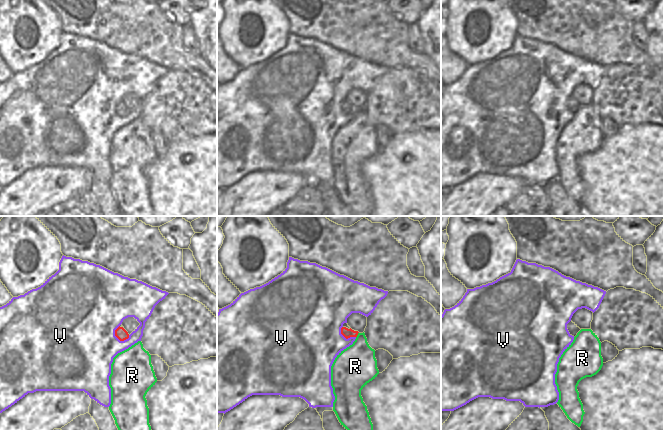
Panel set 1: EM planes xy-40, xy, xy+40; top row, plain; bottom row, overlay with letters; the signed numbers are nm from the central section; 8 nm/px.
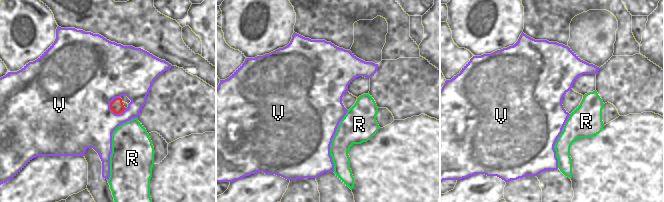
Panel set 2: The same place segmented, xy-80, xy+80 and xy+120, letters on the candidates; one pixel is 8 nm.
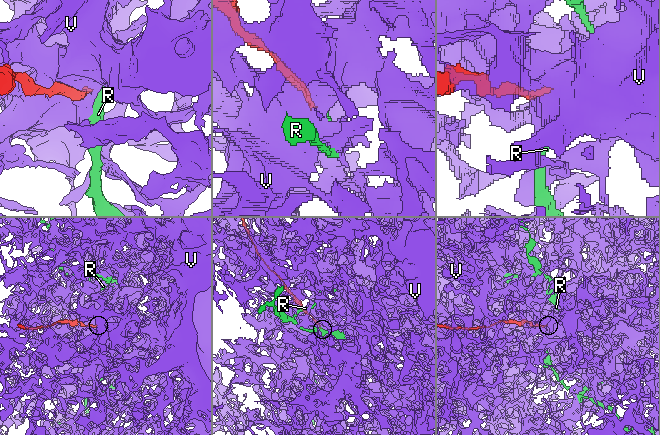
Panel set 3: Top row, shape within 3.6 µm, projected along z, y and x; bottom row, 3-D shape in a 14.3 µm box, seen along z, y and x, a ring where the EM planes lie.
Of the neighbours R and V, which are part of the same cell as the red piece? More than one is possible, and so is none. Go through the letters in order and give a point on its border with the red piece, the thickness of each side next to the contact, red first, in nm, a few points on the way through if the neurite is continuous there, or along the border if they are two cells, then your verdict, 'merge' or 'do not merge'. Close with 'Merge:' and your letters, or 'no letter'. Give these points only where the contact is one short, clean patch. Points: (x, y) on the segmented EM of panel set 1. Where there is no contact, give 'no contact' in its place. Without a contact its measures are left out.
R: contact xy (357, 334); calibres 80 and 320 nm; border xy (358, 332), (356, 337); do not merge
V: contact xy-40 (115, 334); calibres 90 and 500 nm; do not merge
Merge: no letter

